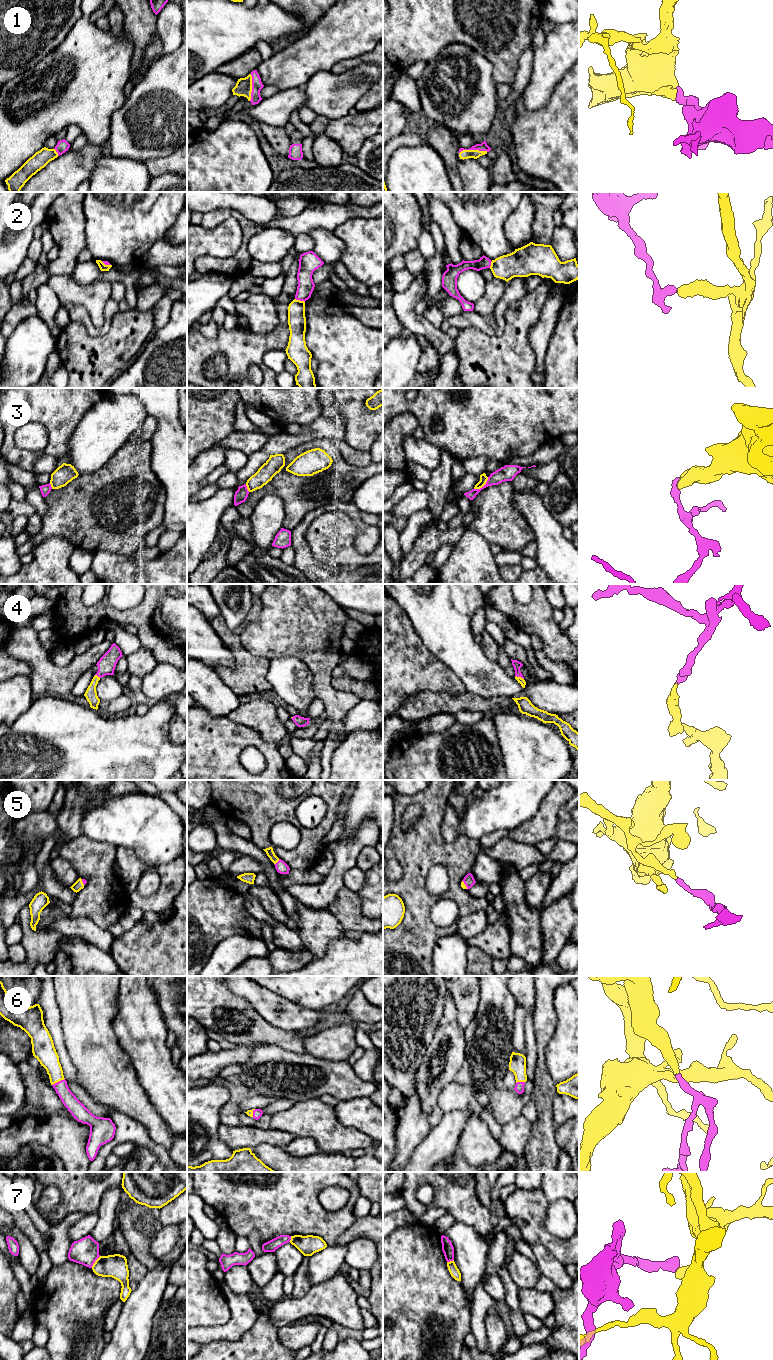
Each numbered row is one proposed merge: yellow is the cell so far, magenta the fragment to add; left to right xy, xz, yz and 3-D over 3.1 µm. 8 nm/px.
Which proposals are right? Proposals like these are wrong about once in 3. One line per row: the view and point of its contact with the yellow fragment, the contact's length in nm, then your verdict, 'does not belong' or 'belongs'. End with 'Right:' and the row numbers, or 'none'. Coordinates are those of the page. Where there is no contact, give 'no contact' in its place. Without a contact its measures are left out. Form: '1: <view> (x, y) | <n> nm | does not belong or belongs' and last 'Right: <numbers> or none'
1: yz (473, 150) | 240 nm | belongs
2: xz (299, 300) | 90 nm | does not belong
3: yz (482, 486) | 160 nm | does not belong
4: yz (519, 677) | 80 nm | belongs
5: xz (276, 862) | 60 nm | belongs
6: xy (58, 1081) | 120 nm | belongs
7: xy (95, 1262) | 120 nm | does not belong
Right: 1, 4, 5, 6

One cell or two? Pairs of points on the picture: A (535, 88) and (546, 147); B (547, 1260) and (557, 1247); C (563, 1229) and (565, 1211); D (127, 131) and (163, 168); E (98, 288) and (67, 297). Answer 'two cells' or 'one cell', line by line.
A: two cells
B: two cells
C: one cell
D: two cells
E: one cell

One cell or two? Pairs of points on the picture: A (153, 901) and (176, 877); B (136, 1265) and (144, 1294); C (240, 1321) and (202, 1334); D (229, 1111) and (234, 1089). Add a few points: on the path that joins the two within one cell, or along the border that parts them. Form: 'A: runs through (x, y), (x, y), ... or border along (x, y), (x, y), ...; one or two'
A: runs through (160, 894), (165, 889), (165, 884), (169, 882); one
B: border along (148, 1270), (137, 1282); two
C: runs through (231, 1330), (229, 1332), (211, 1334); one
D: runs through (233, 1106), (234, 1094); one

